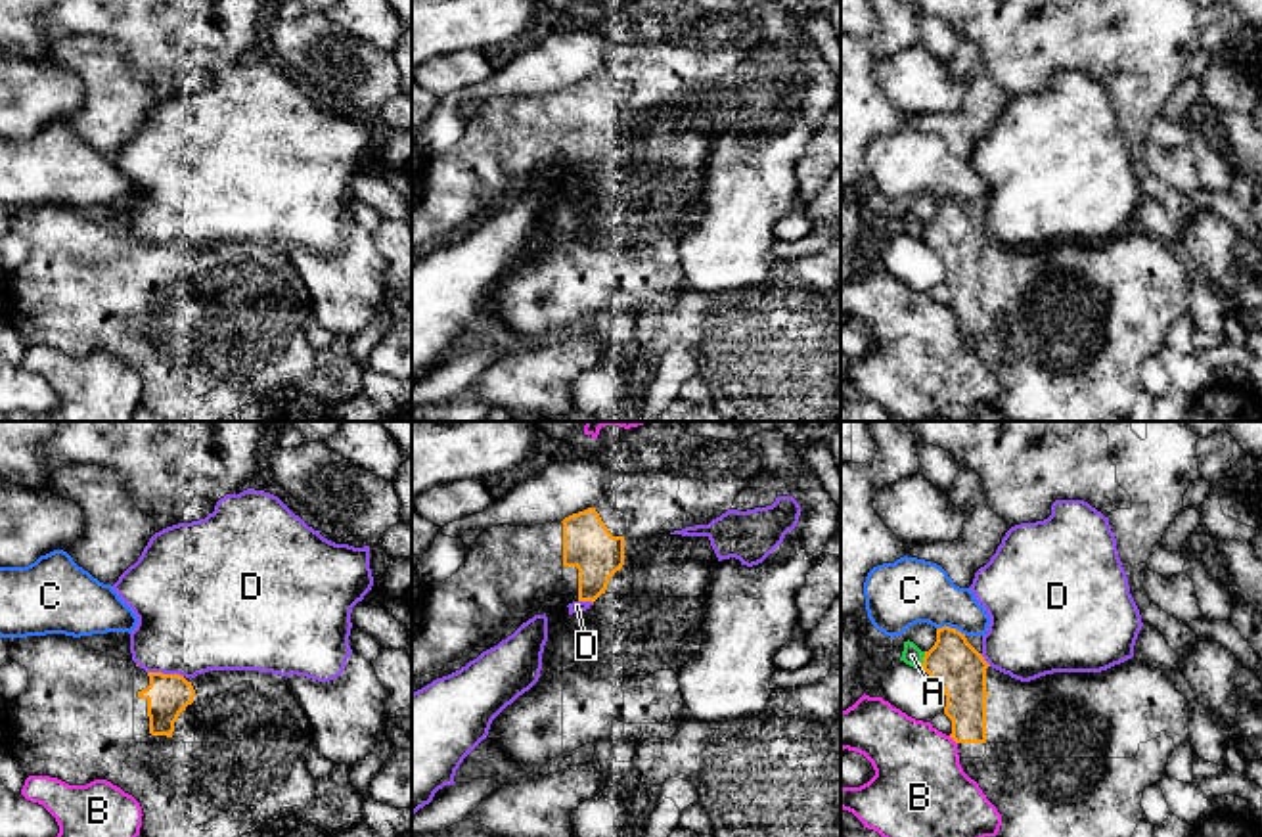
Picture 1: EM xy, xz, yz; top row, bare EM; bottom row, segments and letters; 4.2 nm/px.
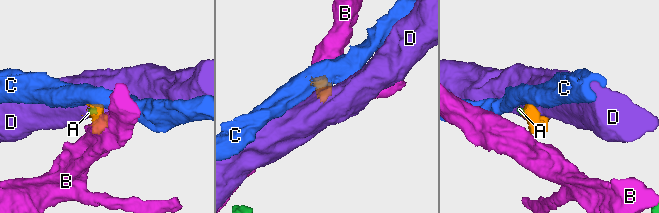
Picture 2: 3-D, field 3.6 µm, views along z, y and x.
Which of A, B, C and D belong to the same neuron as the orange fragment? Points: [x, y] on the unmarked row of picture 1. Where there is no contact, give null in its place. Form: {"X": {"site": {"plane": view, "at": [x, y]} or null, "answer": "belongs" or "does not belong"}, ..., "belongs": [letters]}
{"A": {"site": {"plane": "yz", "at": [923, 230]}, "answer": "does not belong"}, "B": {"site": {"plane": "yz", "at": [952, 309]}, "answer": "does not belong"}, "C": {"site": {"plane": "yz", "at": [952, 200]}, "answer": "does not belong"}, "D": {"site": {"plane": "xy", "at": [165, 246]}, "answer": "does not belong"}, "belongs": []}

